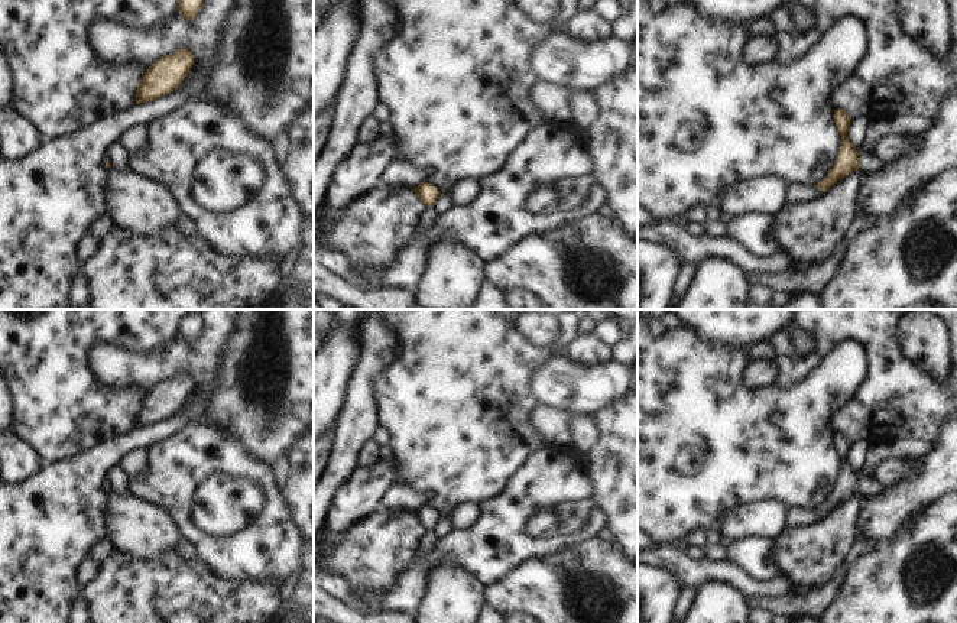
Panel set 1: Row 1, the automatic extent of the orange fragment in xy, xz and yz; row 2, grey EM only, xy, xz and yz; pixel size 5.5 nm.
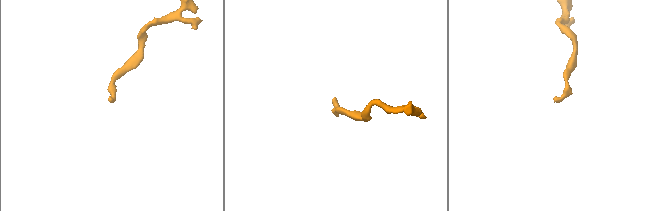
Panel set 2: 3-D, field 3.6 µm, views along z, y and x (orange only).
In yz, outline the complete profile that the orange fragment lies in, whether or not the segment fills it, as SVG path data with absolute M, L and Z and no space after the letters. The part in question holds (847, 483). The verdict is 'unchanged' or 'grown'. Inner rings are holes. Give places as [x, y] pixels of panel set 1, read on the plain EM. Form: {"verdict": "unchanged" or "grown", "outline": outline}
{"verdict": "grown", "outline": "M843 432L834 434L833 442L841 460L841 470L827 500L821 506L814 507L821 516L828 515L838 503L843 503L853 494L875 496L885 489L873 477L864 477L862 480L857 477L856 471L847 461L847 452L851 444Z"}

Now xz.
{"verdict": "grown", "outline": "M426 504L421 506L415 510L415 516L419 525L426 530L418 543L418 549L415 552L413 561L419 561L426 552L432 551L435 542L438 541L434 529L441 517L441 515L428 507Z"}

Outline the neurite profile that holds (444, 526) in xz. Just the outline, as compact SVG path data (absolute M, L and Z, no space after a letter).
M445 515L445 516L439 517L439 520L434 529L434 533L439 539L439 538L448 535L452 529L454 529L454 525L452 525L451 516Z

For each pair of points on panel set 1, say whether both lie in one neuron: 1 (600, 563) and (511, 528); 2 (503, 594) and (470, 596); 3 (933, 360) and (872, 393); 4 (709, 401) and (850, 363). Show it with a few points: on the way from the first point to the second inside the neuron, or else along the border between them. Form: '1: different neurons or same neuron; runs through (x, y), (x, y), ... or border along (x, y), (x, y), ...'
1: different neurons; border along (596, 535), (532, 558)
2: different neurons; border along (483, 586), (485, 603)
3: different neurons; border along (899, 340), (902, 354), (941, 385)
4: same neuron; runs through (743, 409), (765, 409), (777, 398), (816, 398)

